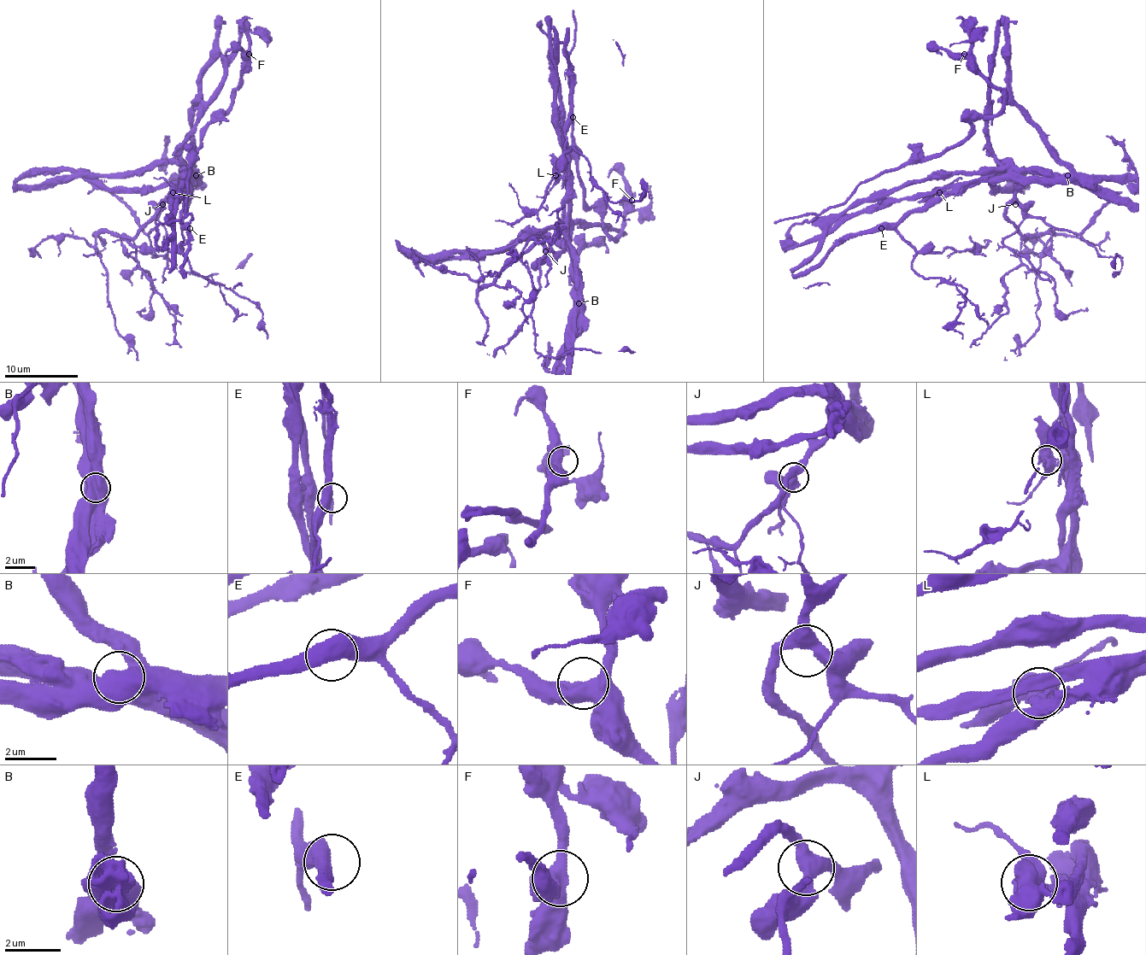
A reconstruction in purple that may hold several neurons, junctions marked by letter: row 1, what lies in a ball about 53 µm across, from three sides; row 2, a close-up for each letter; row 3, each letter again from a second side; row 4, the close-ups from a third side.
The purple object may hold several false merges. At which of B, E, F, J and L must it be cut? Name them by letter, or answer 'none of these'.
B, L

